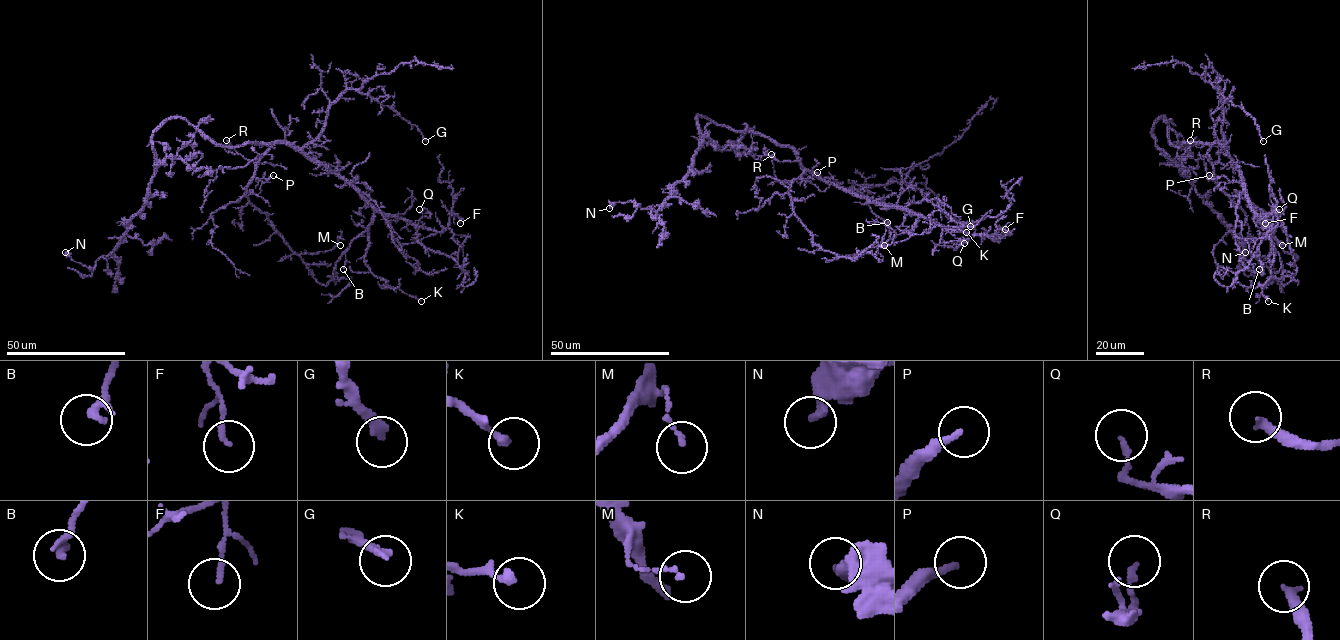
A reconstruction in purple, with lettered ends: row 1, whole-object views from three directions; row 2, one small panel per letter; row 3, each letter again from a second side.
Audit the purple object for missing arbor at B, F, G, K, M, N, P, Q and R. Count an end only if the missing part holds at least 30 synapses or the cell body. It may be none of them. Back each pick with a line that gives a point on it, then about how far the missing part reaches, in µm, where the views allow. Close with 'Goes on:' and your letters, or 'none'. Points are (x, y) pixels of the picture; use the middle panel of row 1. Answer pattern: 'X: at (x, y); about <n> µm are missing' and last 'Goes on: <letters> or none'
Goes on: none

